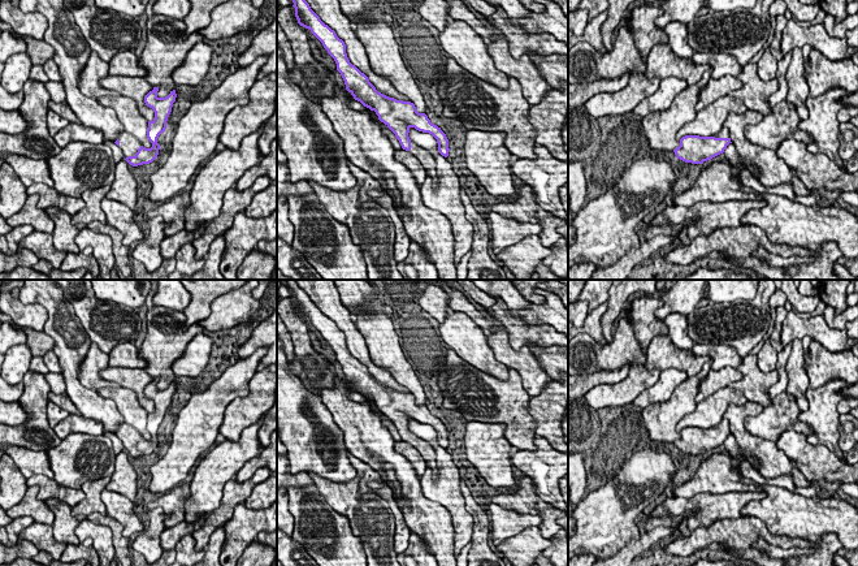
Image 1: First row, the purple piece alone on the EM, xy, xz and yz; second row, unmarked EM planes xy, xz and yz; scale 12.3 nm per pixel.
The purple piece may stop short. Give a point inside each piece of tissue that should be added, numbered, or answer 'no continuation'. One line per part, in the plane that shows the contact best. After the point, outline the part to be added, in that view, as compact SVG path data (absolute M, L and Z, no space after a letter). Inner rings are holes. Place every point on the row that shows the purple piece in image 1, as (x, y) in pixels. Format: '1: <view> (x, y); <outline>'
1: xy (129, 145); M126 131L120 133L117 139L120 141L118 147L122 150L125 159L127 156L135 156L142 146L142 143L135 137Z

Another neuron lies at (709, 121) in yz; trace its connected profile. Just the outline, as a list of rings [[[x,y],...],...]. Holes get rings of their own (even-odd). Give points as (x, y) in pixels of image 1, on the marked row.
[[[731,95],[720,96],[710,105],[697,112],[693,121],[686,122],[676,134],[680,141],[685,135],[714,137],[723,129],[723,124],[731,112],[742,115],[748,107]]]

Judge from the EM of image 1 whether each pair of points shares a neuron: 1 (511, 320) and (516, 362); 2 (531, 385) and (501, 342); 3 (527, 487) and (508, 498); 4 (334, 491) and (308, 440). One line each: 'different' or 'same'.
1: different
2: same
3: same
4: different

